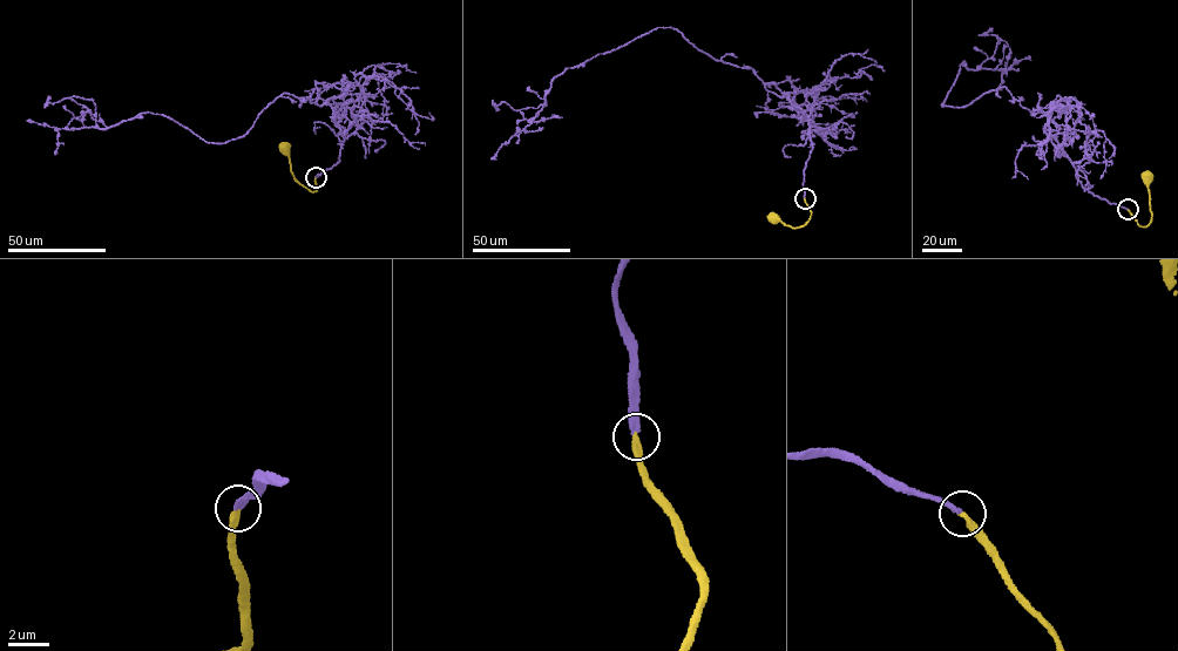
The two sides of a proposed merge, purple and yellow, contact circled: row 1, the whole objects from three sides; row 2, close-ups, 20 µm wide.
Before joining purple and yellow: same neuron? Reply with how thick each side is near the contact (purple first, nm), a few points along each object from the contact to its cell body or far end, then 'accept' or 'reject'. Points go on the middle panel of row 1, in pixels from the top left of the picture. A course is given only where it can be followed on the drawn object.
280 nm thick on the purple side, 280 nm on the other; purple runs (805, 198), (808, 110), (670, 27), (566, 68), (545, 103), (520, 110), (533, 122), (562, 117); yellow runs (805, 198), (811, 214), (801, 225), (792, 226), (774, 218); accept

